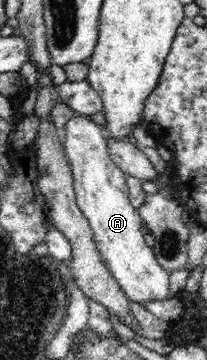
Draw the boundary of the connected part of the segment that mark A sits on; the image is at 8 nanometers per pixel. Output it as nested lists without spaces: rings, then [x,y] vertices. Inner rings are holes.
[[[74,114],[61,133],[64,151],[71,167],[73,188],[75,189],[75,203],[79,205],[83,215],[87,217],[91,231],[93,231],[93,239],[95,239],[97,249],[99,249],[102,260],[111,272],[113,279],[120,285],[121,291],[126,295],[128,301],[133,303],[171,299],[169,290],[170,274],[159,265],[152,248],[145,241],[141,215],[138,213],[138,209],[130,203],[126,183],[127,174],[117,168],[117,165],[111,159],[109,147],[107,147],[107,141],[105,140],[105,129],[91,121],[88,116]]]

